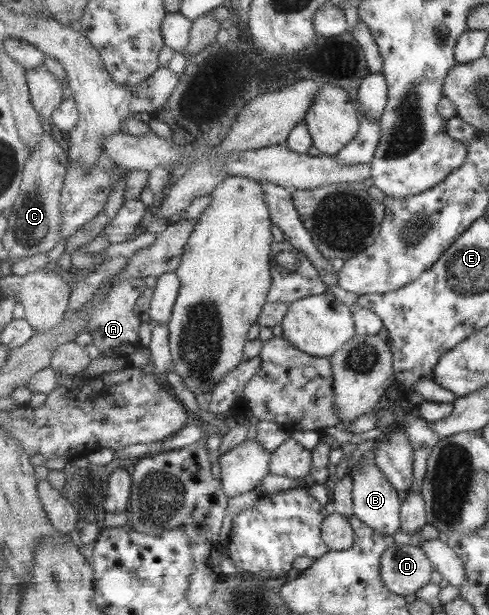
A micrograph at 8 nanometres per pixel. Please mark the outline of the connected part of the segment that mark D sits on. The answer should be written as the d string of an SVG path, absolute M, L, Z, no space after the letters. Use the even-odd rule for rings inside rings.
M392 544L382 555L381 574L385 586L395 594L416 594L430 584L433 561L420 546Z

